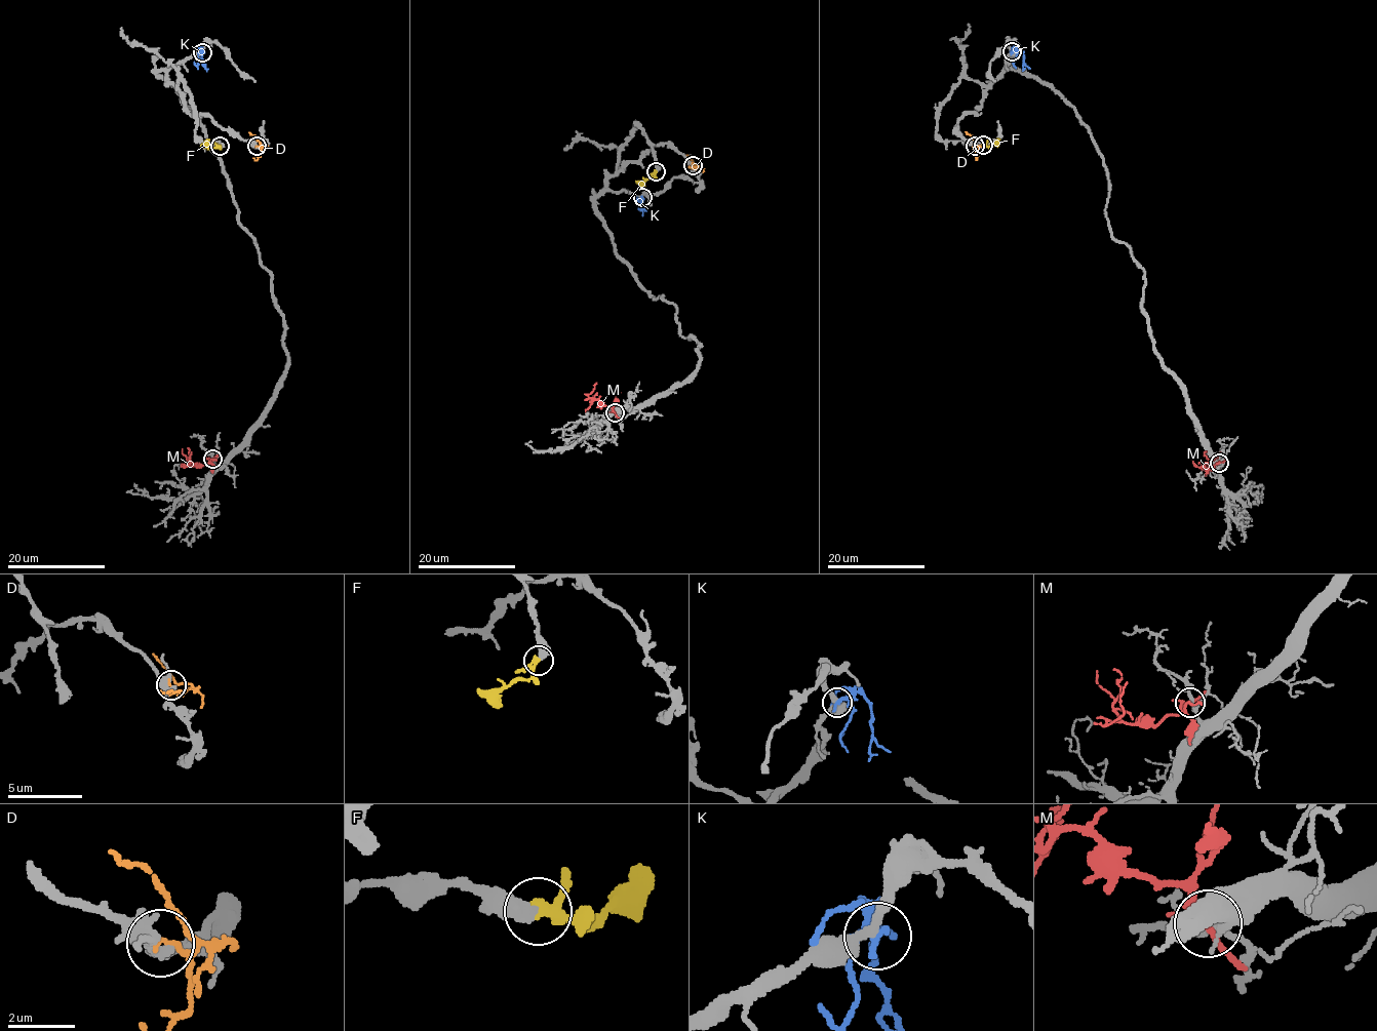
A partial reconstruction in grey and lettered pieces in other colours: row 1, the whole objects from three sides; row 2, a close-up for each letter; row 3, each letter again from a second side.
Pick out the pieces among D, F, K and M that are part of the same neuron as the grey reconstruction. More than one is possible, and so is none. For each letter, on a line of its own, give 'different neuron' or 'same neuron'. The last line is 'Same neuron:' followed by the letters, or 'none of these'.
D: different neuron
F: same neuron
K: different neuron
M: different neuron
Same neuron: F

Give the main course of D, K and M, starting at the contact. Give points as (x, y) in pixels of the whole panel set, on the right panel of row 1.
D: (974, 145), (965, 131)
K: (1012, 51), (1020, 50), (1024, 64), (1030, 69)
M: (1219, 462), (1212, 469), (1204, 469), (1195, 464), (1190, 454)

